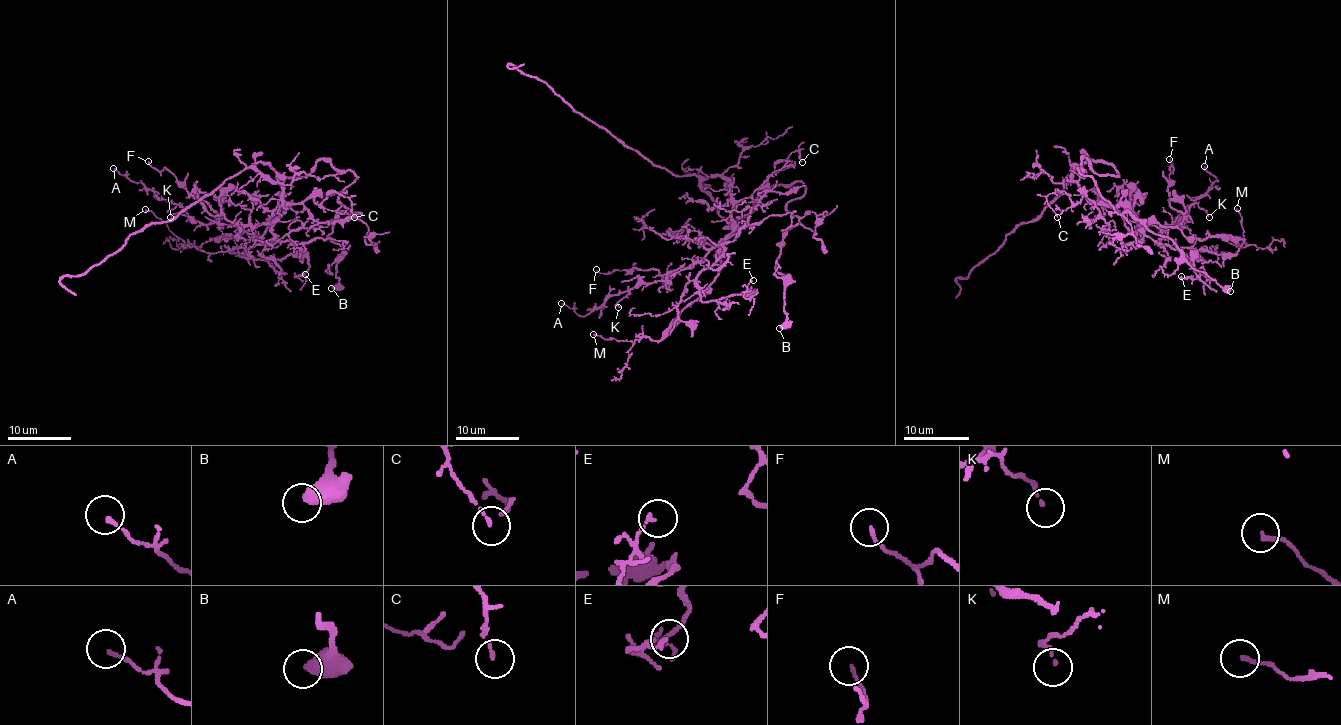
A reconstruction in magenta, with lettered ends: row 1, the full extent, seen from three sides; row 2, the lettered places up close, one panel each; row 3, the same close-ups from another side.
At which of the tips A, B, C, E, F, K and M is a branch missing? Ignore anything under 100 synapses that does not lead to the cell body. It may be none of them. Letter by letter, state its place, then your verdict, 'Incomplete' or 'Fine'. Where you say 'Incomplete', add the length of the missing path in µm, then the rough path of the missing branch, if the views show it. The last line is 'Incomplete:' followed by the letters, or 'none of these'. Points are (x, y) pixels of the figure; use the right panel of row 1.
A: Place: (1204, 166). Fine
B: Place: (1230, 291). Fine
C: Place: (1057, 217). Fine
E: Place: (1181, 276). Fine
F: Place: (1169, 159). Fine
K: Place: (1209, 217). Fine
M: Place: (1237, 208). Fine
Incomplete: none of these

